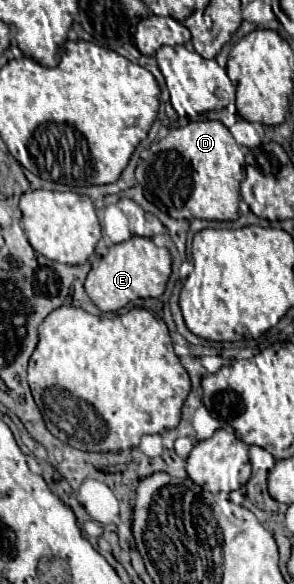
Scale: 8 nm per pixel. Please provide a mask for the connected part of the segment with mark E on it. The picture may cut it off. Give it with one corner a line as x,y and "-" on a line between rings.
130,237
124,243
112,245
108,253
96,263
84,283
84,289
92,303
102,311
118,311
134,299
160,297
166,289
172,271
170,253
166,247
156,247
148,237

